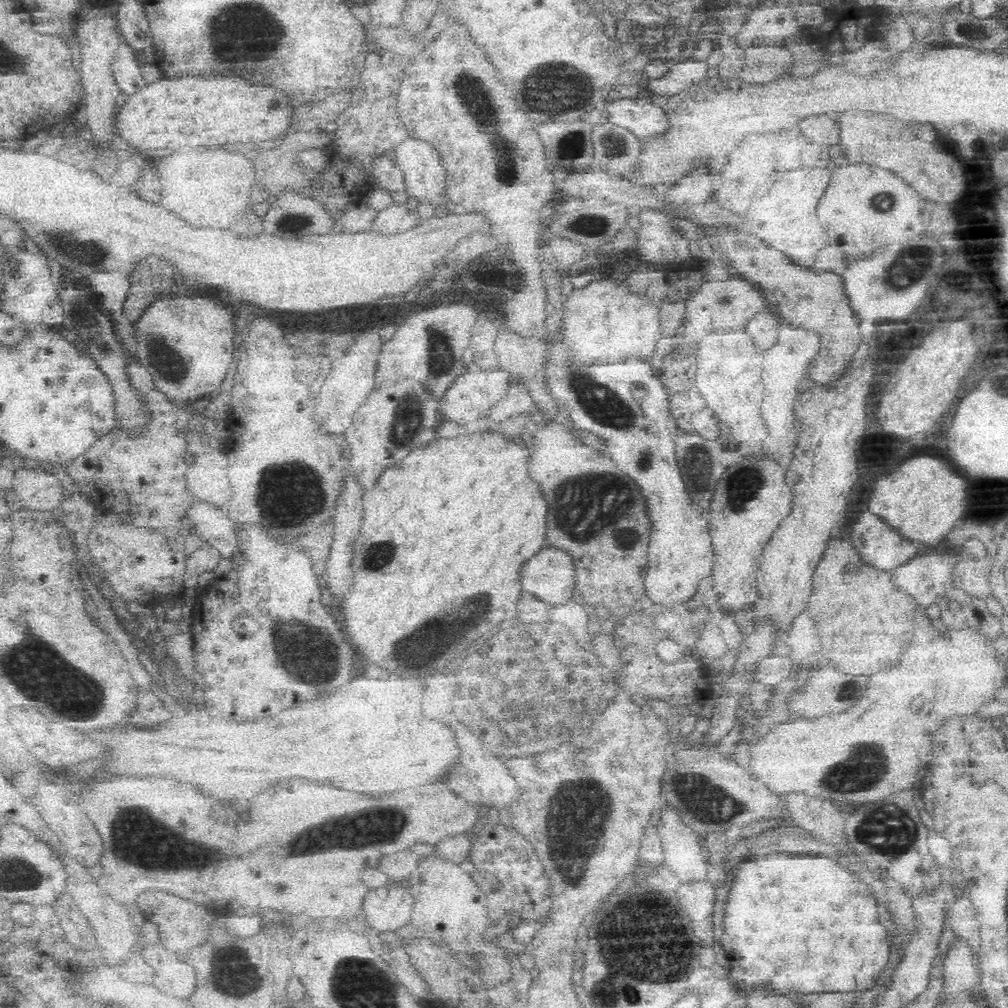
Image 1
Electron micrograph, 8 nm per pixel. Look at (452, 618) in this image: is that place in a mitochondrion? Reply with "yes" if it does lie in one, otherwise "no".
yes

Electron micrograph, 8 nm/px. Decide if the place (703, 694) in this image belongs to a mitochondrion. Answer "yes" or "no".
no

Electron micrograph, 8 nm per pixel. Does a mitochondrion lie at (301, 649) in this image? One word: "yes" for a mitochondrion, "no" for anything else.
yes

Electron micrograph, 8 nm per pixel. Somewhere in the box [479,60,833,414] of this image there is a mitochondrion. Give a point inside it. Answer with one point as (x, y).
(571, 146)

